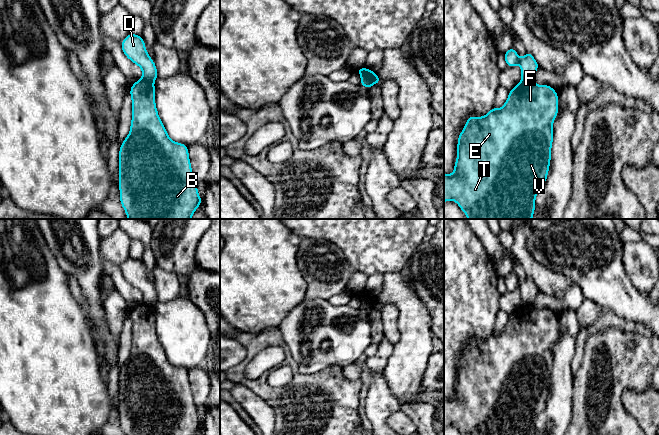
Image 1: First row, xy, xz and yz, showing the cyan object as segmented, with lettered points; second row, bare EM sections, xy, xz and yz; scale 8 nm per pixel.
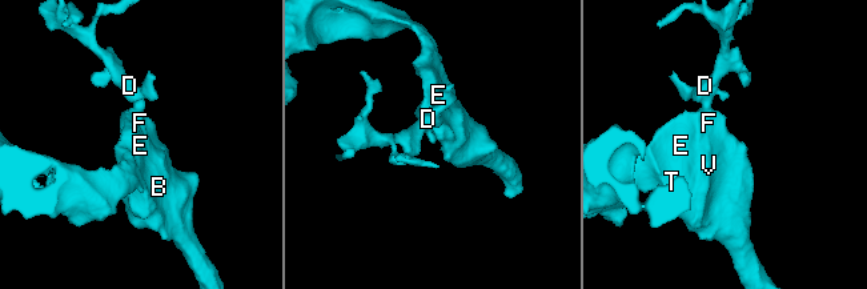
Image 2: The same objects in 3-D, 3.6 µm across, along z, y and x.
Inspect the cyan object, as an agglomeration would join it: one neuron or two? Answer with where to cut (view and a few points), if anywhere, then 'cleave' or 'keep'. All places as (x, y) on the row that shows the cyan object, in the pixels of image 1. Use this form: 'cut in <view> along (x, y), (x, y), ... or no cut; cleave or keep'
cut in xy along (142, 77), (152, 82); cleave

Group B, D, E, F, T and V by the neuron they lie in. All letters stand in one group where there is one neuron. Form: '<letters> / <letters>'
B E F T V / D

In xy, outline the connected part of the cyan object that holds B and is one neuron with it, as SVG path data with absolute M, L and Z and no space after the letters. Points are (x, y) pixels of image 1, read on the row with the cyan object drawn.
M143 78L130 88L132 120L130 132L119 150L120 203L128 219L192 219L192 214L203 203L199 197L197 181L193 177L188 146L172 141L159 118L155 104L154 83Z

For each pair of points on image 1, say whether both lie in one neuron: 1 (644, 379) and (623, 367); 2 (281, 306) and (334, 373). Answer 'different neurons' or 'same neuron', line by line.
1: same neuron
2: different neurons

